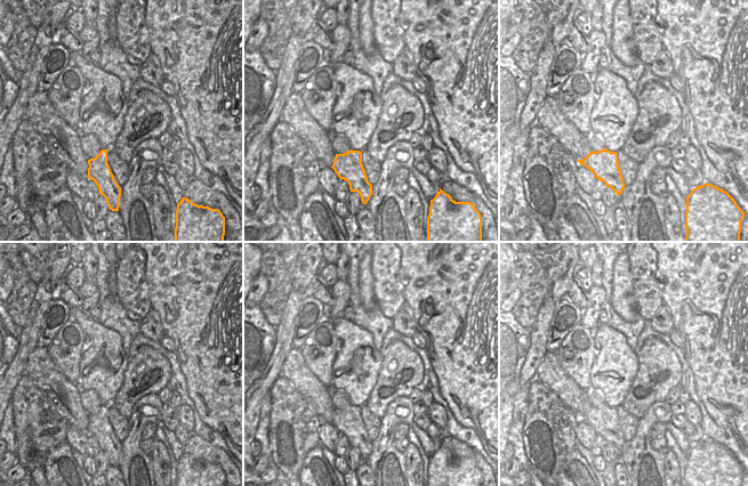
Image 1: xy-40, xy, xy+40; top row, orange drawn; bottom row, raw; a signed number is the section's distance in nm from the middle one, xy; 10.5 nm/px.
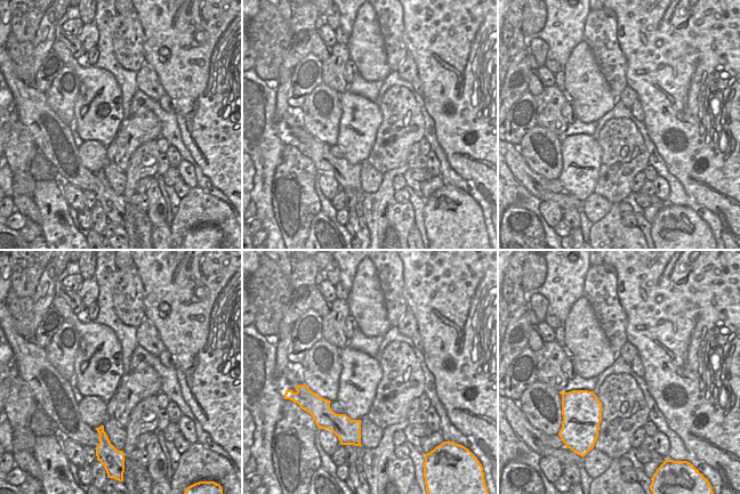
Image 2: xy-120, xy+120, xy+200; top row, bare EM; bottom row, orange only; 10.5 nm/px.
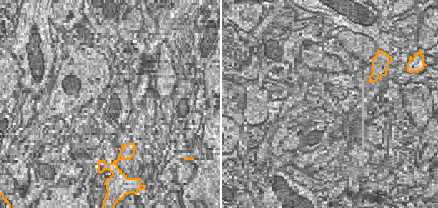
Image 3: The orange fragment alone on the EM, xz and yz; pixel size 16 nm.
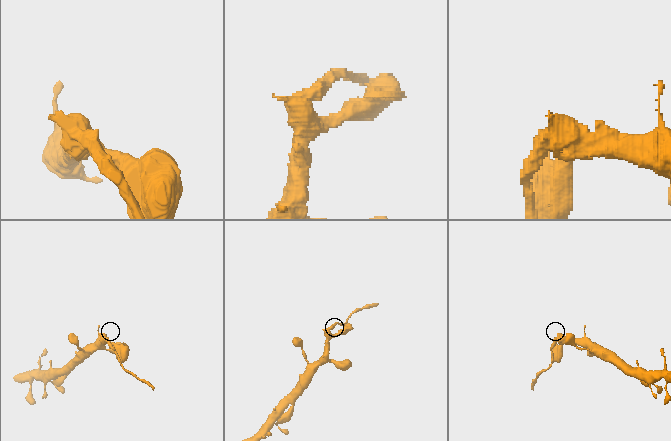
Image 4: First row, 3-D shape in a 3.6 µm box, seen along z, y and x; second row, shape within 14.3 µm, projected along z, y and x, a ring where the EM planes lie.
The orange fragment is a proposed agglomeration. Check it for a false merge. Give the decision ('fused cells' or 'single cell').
fused cells

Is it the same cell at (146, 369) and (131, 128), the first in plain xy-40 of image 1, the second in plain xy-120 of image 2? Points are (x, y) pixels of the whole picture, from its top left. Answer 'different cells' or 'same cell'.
same cell

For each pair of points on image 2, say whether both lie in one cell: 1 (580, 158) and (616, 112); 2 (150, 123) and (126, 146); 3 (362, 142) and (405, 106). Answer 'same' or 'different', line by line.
1: different
2: same
3: different

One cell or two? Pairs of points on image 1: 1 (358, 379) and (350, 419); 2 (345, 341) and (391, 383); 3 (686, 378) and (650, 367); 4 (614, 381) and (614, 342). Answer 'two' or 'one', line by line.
1: one
2: two
3: two
4: one

